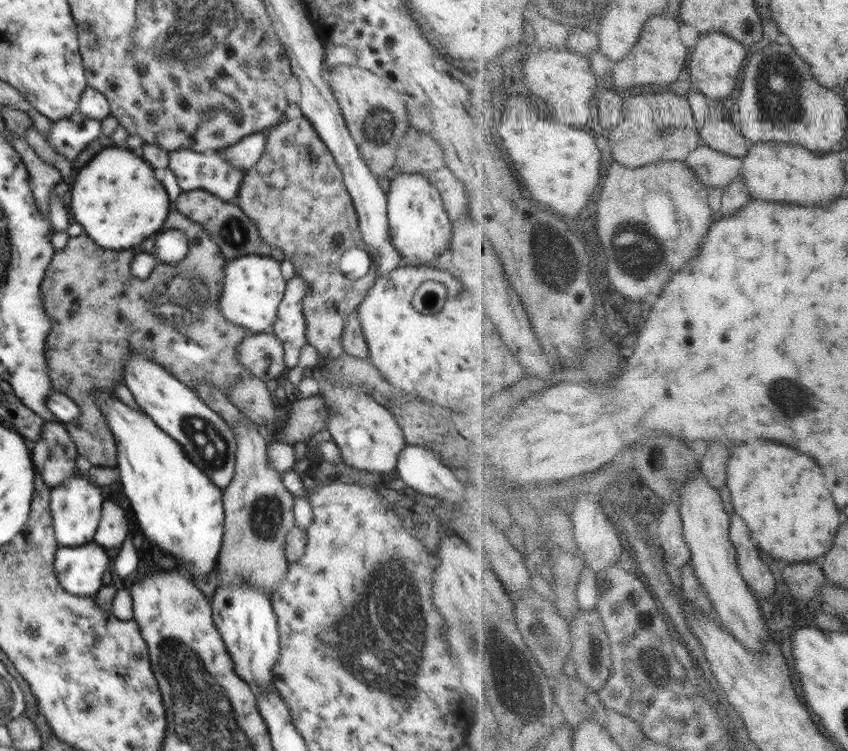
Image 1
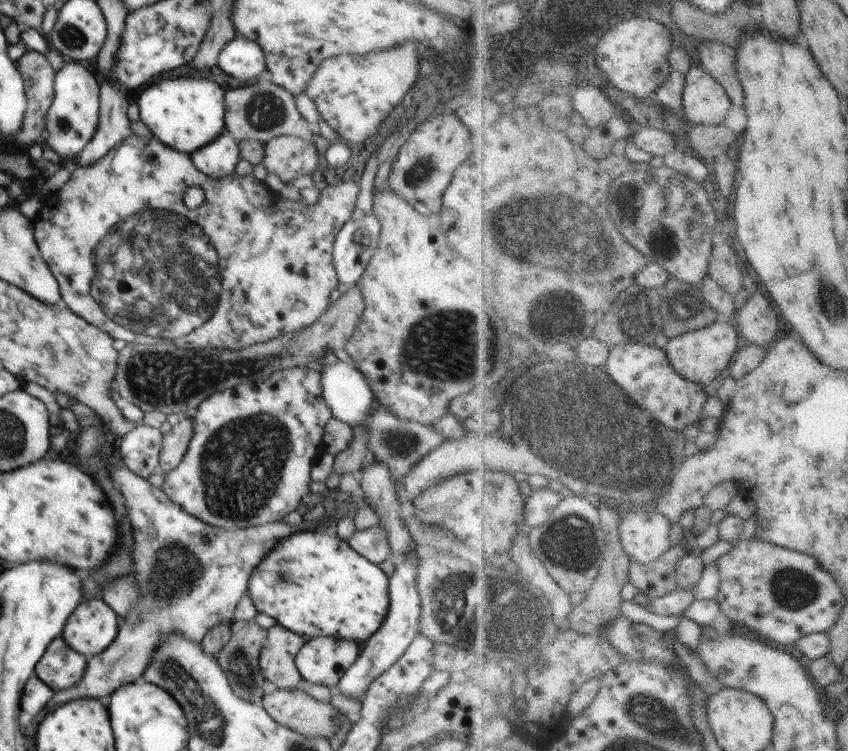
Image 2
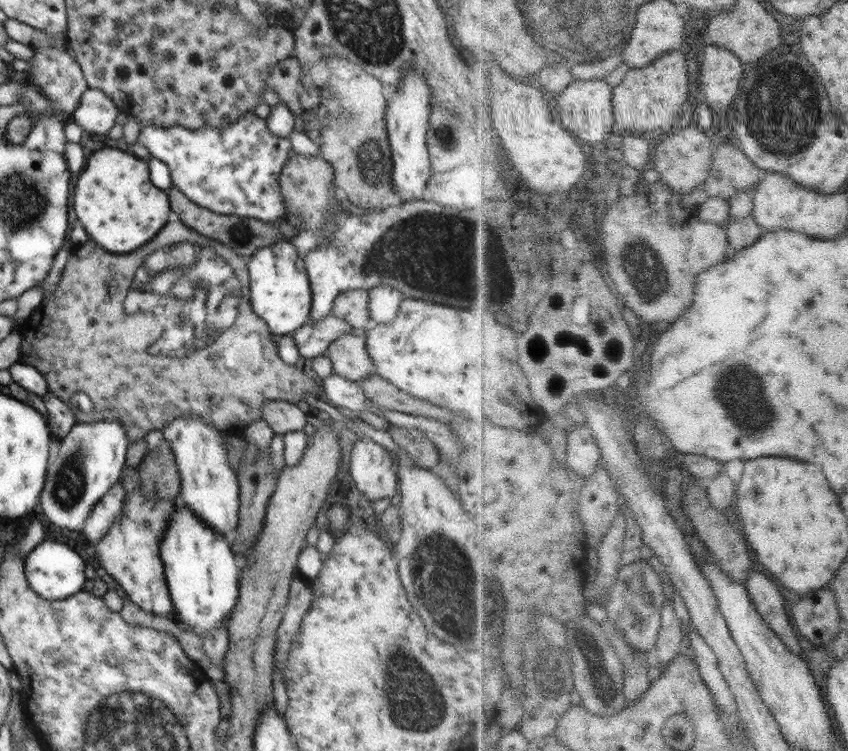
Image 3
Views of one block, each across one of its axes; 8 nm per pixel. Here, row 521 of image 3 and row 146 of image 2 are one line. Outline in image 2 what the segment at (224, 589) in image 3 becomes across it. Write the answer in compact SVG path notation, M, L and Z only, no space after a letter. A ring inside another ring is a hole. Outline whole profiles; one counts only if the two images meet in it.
M180 76L180 78L160 80L156 84L147 86L140 94L137 104L140 107L140 121L150 130L154 139L188 155L214 141L225 130L225 90L208 78Z

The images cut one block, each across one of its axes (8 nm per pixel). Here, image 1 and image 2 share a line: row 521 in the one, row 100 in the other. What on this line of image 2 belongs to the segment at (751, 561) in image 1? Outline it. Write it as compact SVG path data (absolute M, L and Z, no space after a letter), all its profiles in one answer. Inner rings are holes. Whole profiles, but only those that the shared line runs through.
M702 41L700 45L701 61L706 72L711 73L727 89L733 104L744 106L745 87L739 78L738 47L717 41Z

